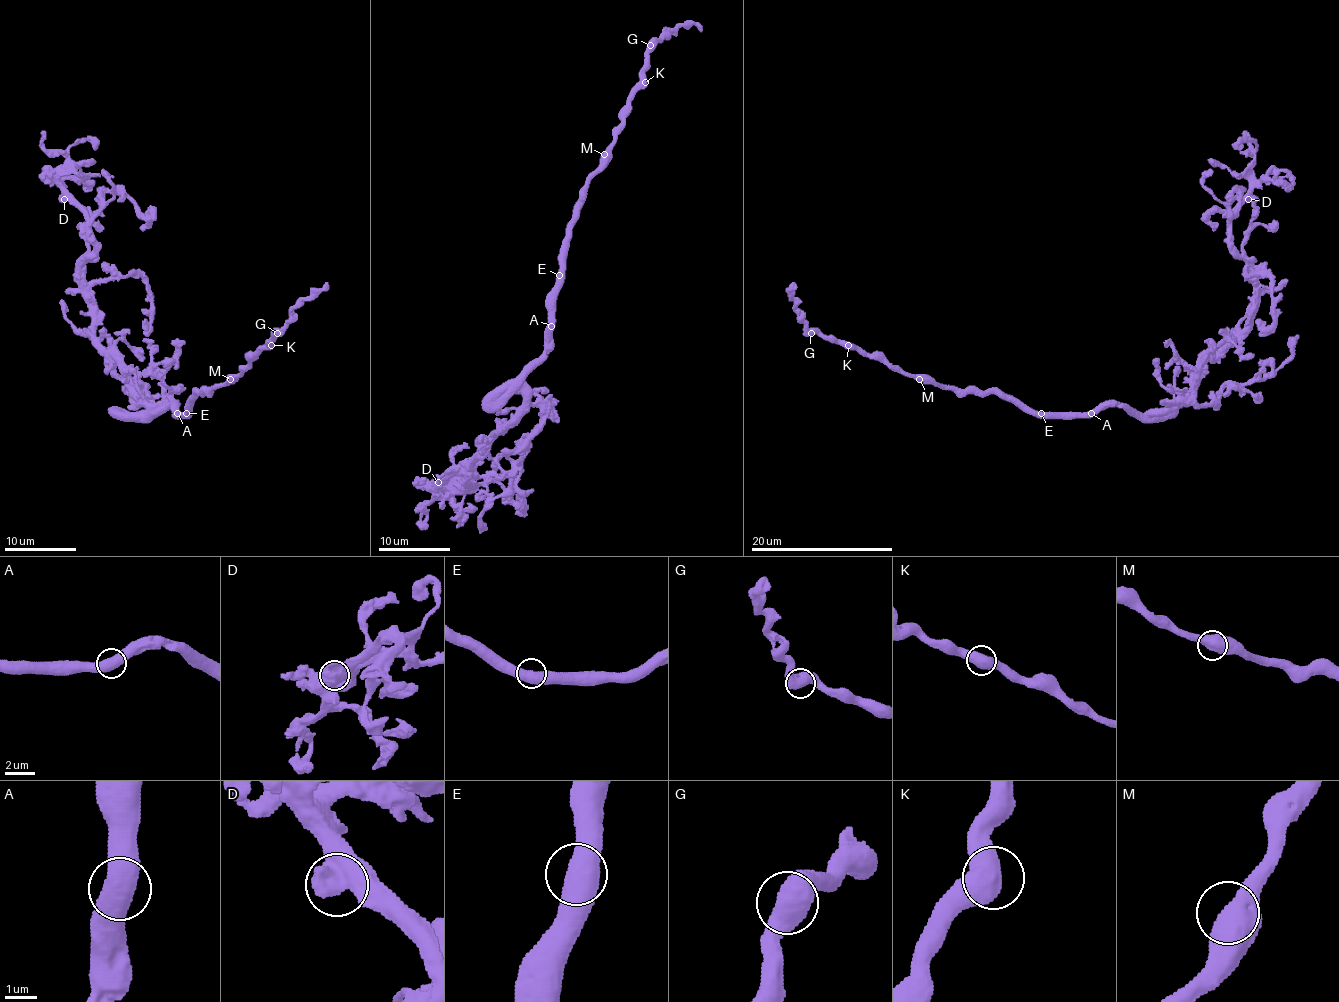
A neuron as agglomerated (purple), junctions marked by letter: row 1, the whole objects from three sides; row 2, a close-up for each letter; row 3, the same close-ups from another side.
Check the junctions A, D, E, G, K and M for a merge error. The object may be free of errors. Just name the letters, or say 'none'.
none

